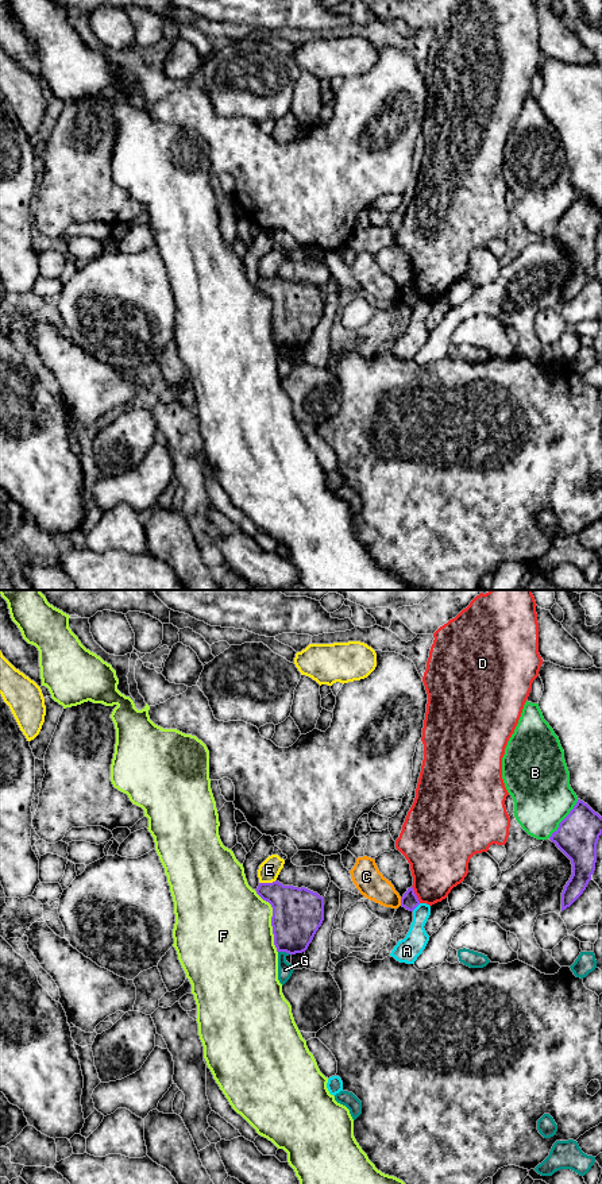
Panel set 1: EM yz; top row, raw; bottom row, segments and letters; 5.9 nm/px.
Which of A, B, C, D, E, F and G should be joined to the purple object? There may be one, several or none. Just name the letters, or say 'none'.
none

